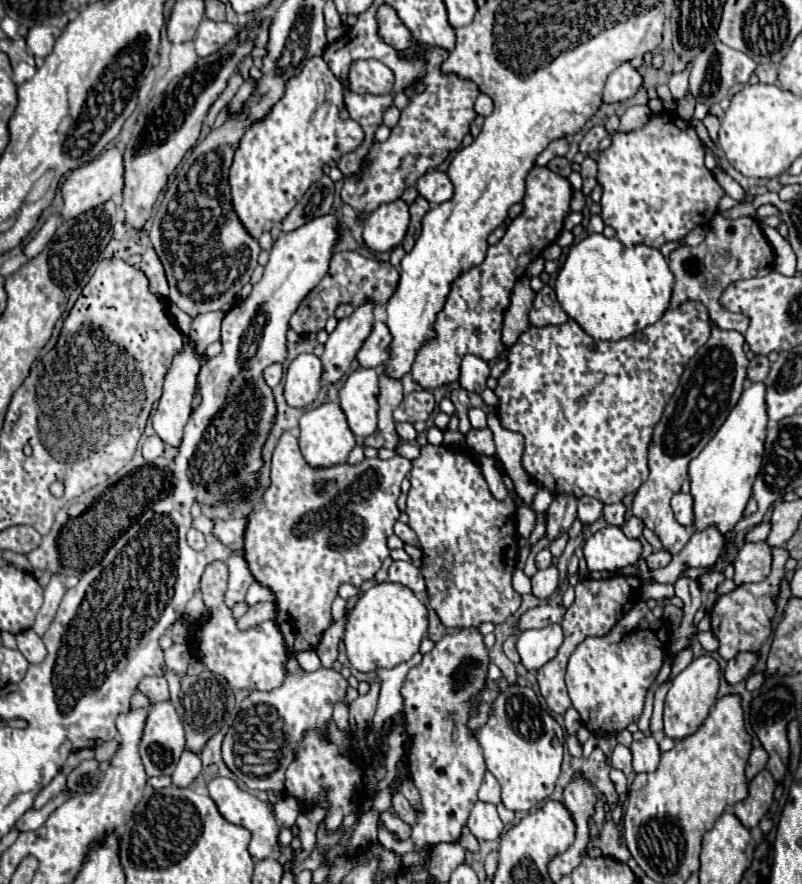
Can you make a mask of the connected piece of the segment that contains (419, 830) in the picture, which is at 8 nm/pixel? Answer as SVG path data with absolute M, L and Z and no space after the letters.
M478 627L458 629L456 633L444 635L434 645L434 649L424 655L422 663L410 669L404 681L404 723L406 733L410 737L406 749L406 765L410 771L410 779L416 783L416 789L420 791L420 809L416 811L416 825L412 827L410 835L414 841L414 851L430 849L444 841L458 841L462 835L462 827L466 825L466 817L478 801L478 787L486 773L486 765L476 733L470 733L470 729L466 729L466 721L474 717L476 695L482 693L482 689L486 687L488 665L488 647L484 645L484 635L478 631Z

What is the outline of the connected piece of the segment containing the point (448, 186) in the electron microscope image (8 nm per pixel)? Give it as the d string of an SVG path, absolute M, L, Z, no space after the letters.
M430 169L428 173L424 173L418 183L416 183L418 193L430 201L430 205L440 205L444 201L450 201L454 187L448 179L448 175L444 171L438 169Z

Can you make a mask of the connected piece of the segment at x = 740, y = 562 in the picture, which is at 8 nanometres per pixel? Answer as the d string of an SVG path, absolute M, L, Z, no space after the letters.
M766 541L758 543L744 543L734 559L734 583L758 583L770 575L772 563L772 549Z

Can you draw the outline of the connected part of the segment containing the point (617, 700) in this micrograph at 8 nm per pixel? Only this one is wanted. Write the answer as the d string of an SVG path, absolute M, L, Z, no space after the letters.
M644 601L636 603L632 611L628 611L616 627L604 637L588 637L582 641L576 651L570 655L568 671L566 671L566 687L572 699L572 705L578 709L582 717L582 725L592 733L620 733L630 723L636 723L644 709L644 699L650 685L656 681L656 675L662 667L666 643L670 639L670 629L666 627L664 619L656 619L652 611L646 607Z

